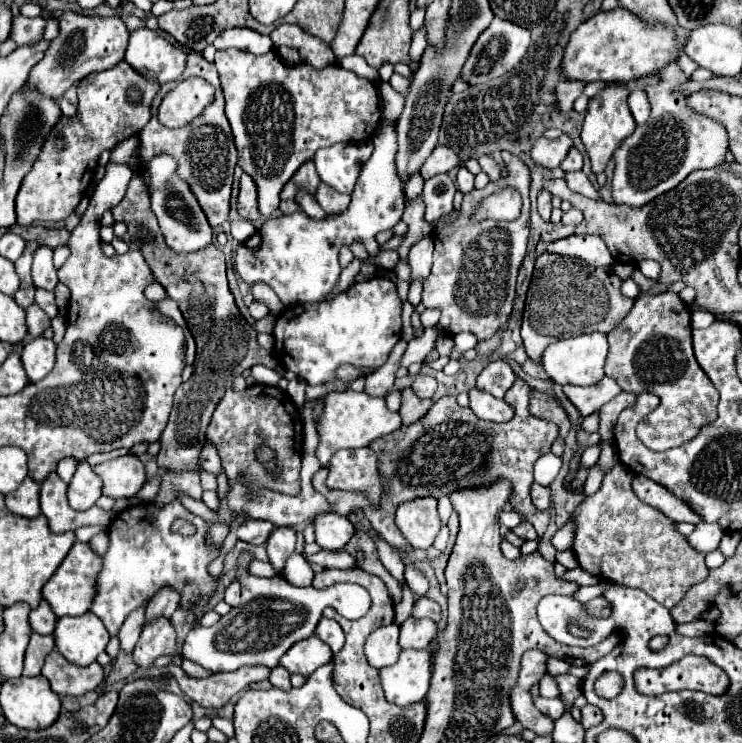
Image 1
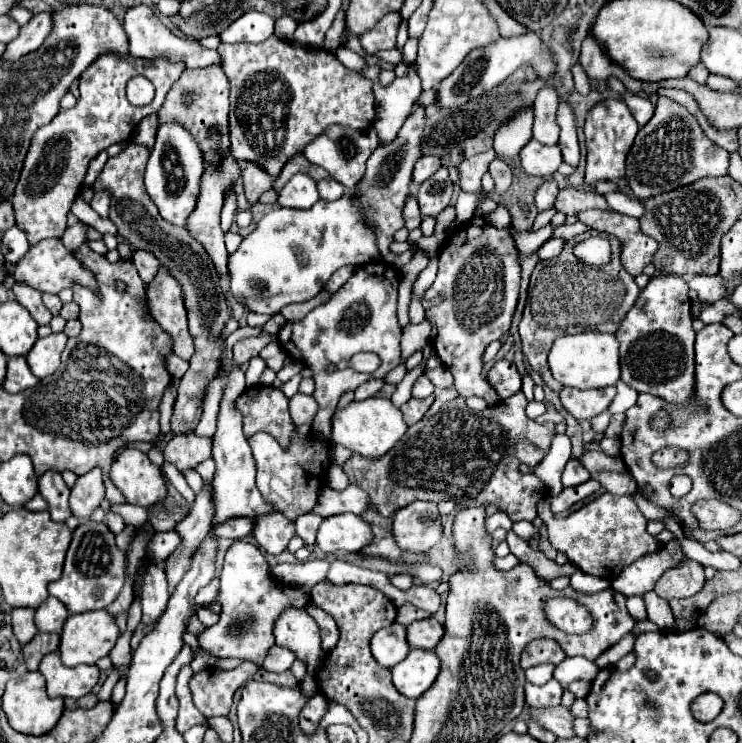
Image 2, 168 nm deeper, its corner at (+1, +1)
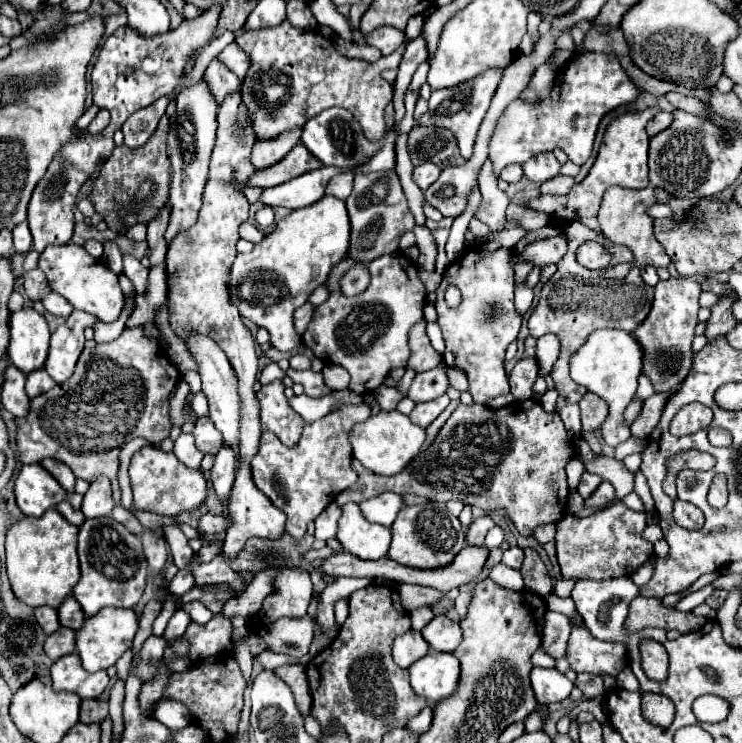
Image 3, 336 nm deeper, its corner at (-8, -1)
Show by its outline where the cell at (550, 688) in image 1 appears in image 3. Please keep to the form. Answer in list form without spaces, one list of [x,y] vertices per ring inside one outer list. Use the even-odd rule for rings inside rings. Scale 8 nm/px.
[[[538,649],[536,653],[534,653],[534,657],[532,657],[532,665],[534,667],[544,667],[544,669],[552,669],[552,667],[556,667],[556,661],[550,657],[550,655],[546,655],[546,653],[542,653],[542,649]]]

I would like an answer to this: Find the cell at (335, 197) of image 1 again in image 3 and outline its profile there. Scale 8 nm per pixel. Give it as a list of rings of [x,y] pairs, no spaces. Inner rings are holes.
[[[340,173],[330,179],[330,183],[326,187],[326,195],[334,195],[334,197],[346,201],[346,197],[352,191],[352,183],[354,183],[354,173]]]

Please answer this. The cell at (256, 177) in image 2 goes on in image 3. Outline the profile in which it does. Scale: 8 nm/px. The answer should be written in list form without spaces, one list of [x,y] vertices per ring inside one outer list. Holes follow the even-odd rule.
[[[294,129],[290,133],[284,133],[284,137],[278,137],[274,141],[256,141],[252,149],[252,165],[256,169],[268,169],[286,157],[286,153],[300,141],[300,129]]]

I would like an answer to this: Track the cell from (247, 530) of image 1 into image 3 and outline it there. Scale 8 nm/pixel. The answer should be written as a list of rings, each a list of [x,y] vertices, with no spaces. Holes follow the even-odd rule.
[[[204,515],[204,517],[200,519],[200,527],[198,527],[198,529],[200,529],[202,535],[212,537],[212,535],[222,535],[222,533],[226,533],[230,525],[232,525],[232,521],[230,521],[226,515]]]

